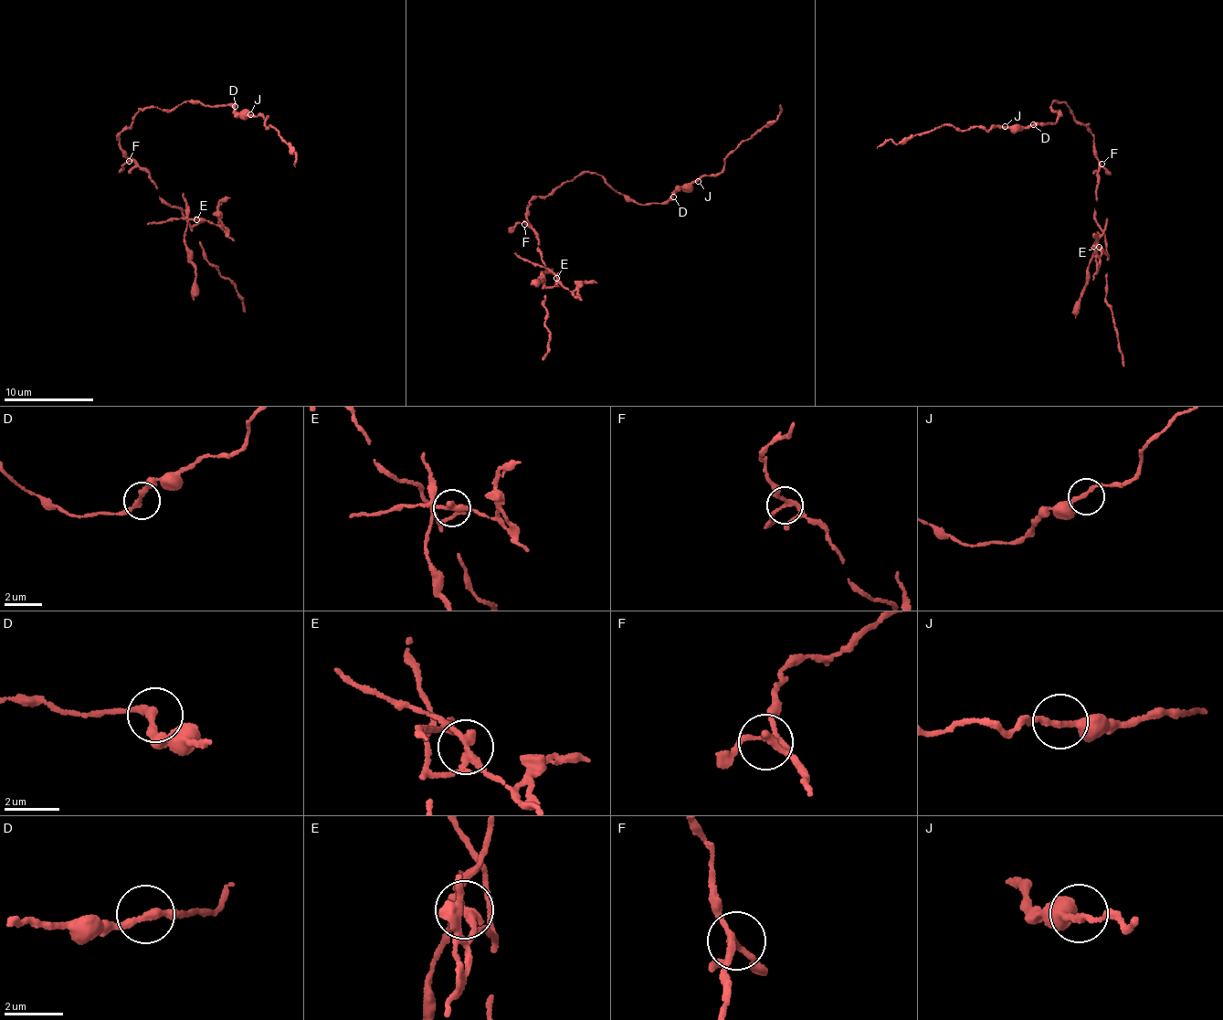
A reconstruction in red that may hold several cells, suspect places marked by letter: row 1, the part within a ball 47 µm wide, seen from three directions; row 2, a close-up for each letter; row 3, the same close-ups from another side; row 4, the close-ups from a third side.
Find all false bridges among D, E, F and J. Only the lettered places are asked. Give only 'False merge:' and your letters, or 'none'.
False merge: E

